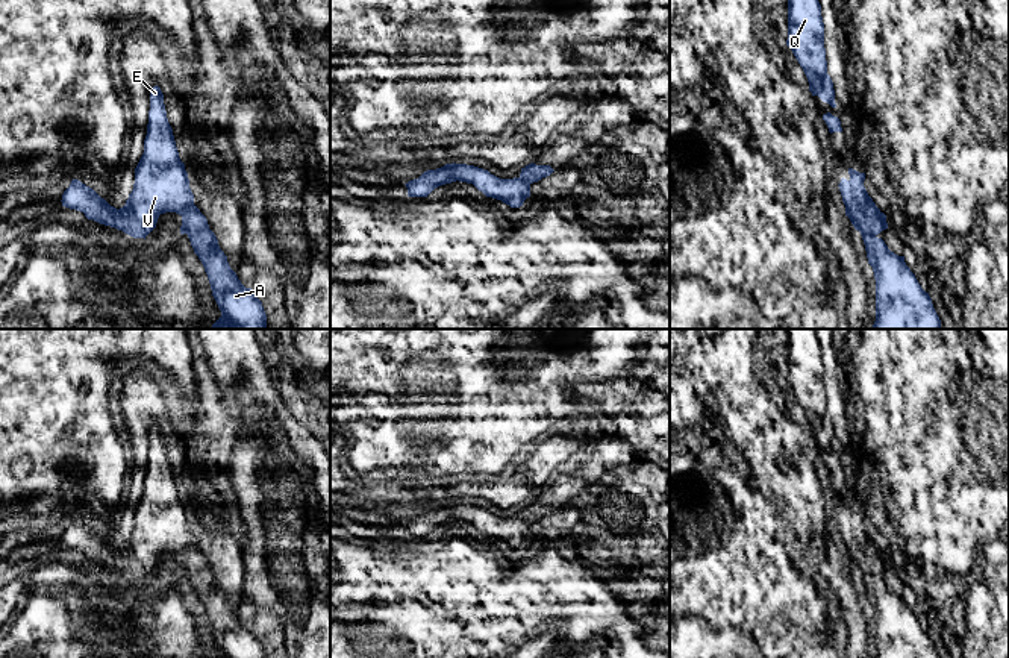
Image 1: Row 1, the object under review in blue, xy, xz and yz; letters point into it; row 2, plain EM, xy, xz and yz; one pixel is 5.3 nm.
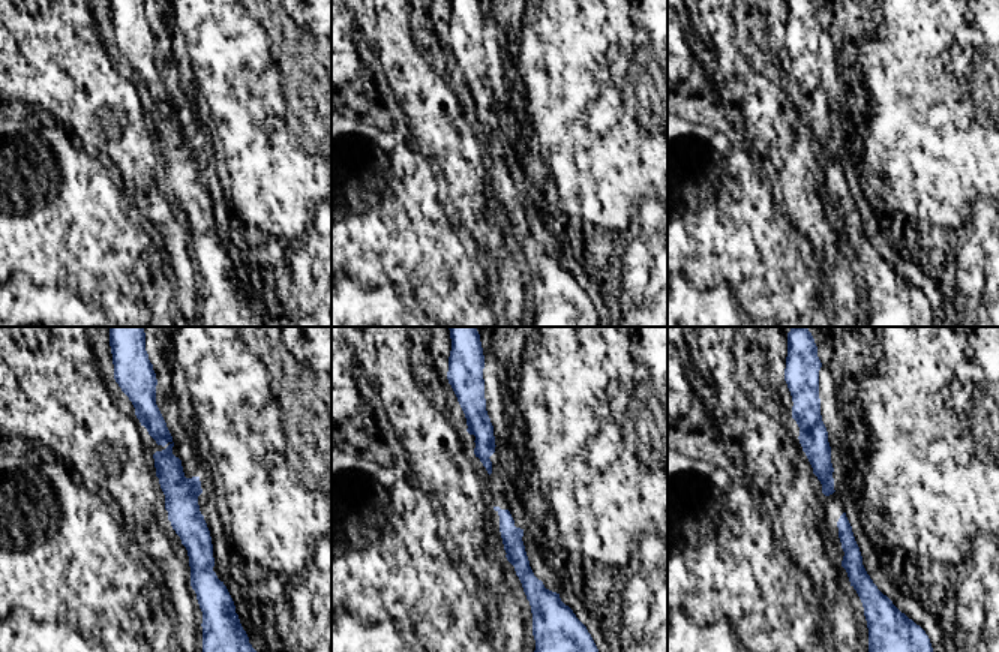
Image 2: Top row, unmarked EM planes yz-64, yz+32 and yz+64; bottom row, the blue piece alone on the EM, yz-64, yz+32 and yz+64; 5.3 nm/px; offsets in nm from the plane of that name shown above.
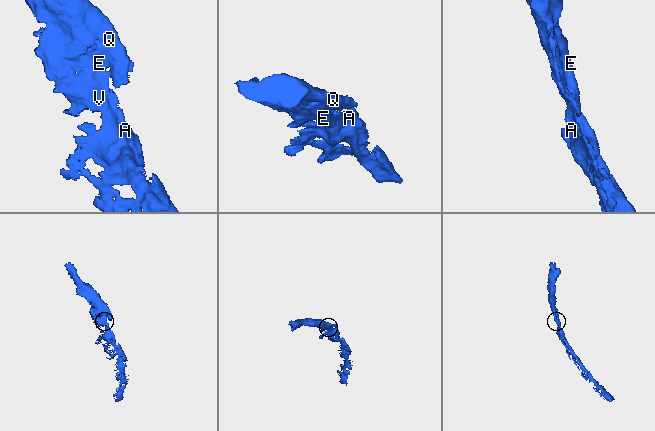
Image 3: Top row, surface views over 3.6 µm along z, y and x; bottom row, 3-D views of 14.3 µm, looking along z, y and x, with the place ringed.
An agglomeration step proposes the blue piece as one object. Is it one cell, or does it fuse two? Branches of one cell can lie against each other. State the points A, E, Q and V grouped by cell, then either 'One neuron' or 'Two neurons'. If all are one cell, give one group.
Groups: A E Q V. One neuron

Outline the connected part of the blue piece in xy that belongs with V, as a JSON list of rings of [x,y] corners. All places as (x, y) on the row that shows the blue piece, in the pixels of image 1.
[[[158,85],[150,89],[144,153],[135,168],[135,183],[126,205],[120,209],[111,206],[77,179],[71,180],[61,202],[65,208],[83,212],[88,220],[144,240],[156,227],[161,214],[179,214],[180,233],[188,235],[221,311],[221,317],[211,329],[267,329],[262,302],[251,288],[241,284],[206,217],[194,205],[188,173],[179,158],[164,94]]]

